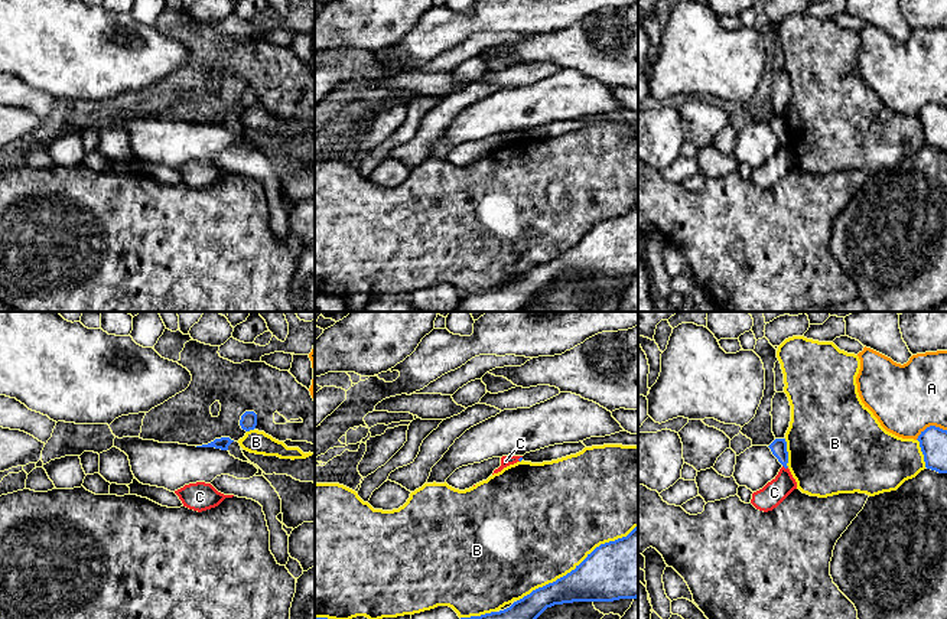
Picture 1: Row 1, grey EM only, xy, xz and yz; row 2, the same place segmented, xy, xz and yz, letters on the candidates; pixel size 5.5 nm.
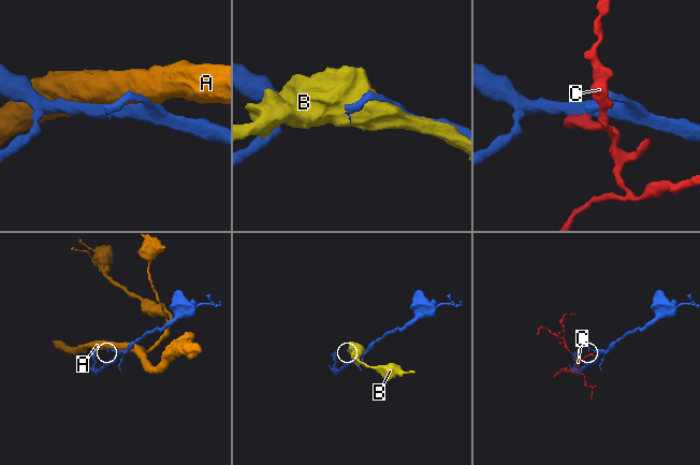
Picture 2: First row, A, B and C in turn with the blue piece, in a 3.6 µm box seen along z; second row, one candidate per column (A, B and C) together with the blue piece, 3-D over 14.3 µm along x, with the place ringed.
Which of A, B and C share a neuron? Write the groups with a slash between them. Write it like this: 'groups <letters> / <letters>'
groups A / B / C

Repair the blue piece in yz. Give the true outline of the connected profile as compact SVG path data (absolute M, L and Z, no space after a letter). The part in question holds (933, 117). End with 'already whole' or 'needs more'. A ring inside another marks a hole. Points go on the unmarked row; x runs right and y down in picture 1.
M927 104L917 115L924 131L925 144L947 150L947 107Z | already whole

